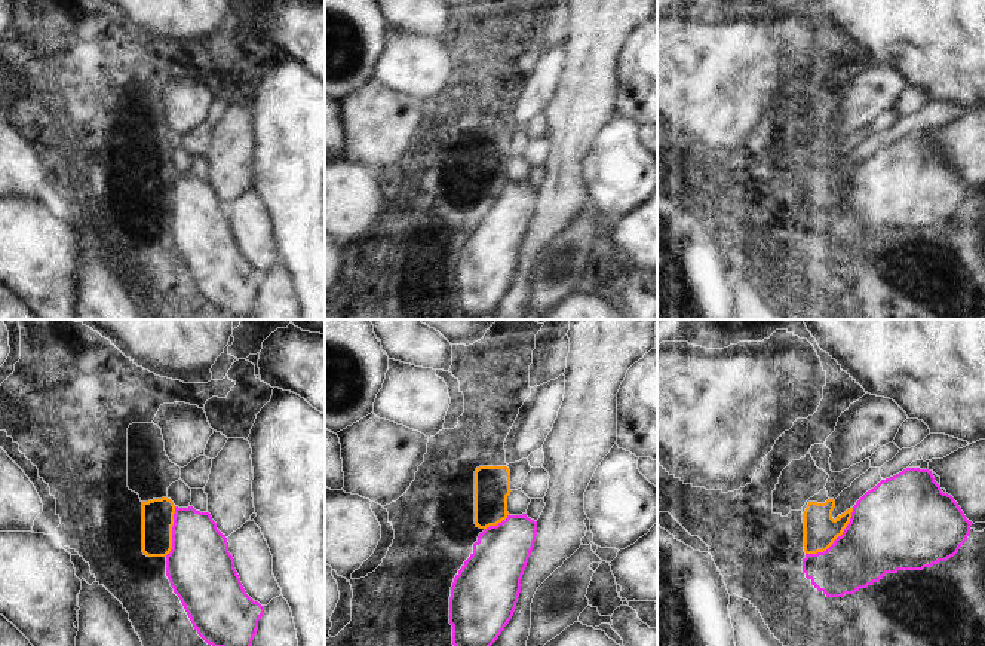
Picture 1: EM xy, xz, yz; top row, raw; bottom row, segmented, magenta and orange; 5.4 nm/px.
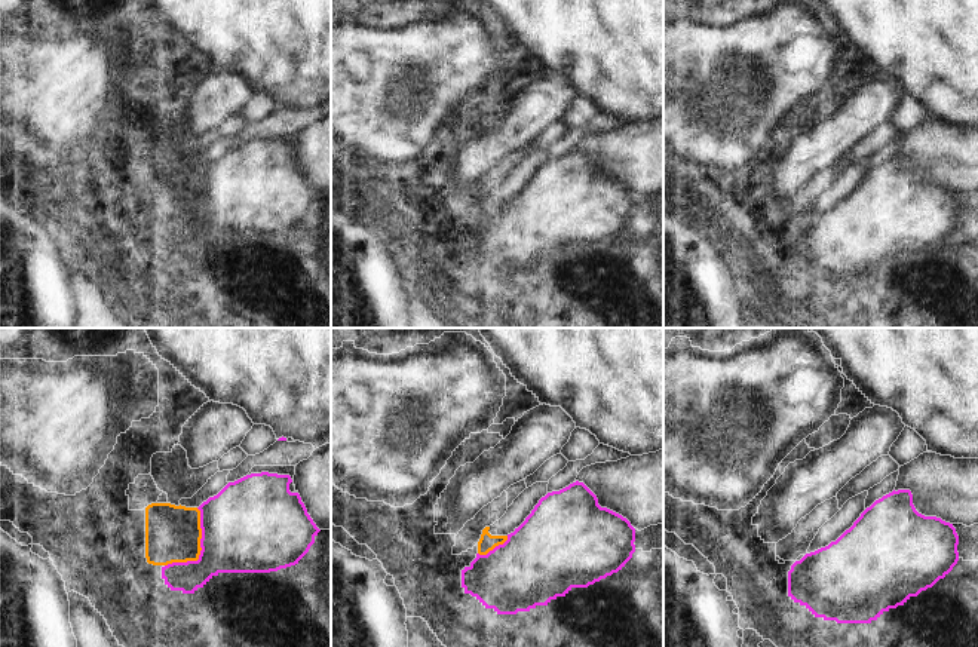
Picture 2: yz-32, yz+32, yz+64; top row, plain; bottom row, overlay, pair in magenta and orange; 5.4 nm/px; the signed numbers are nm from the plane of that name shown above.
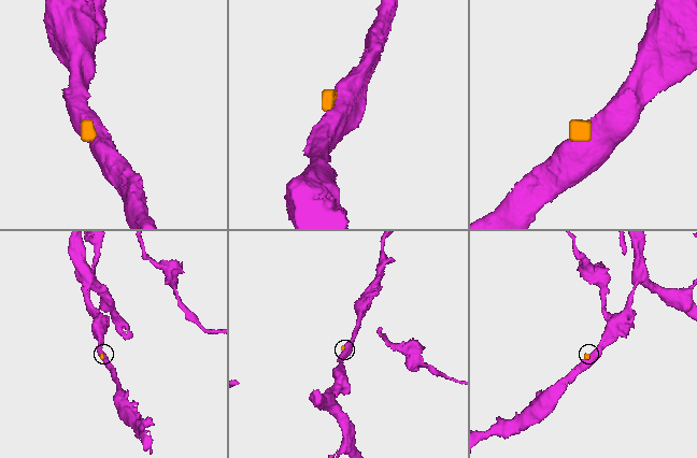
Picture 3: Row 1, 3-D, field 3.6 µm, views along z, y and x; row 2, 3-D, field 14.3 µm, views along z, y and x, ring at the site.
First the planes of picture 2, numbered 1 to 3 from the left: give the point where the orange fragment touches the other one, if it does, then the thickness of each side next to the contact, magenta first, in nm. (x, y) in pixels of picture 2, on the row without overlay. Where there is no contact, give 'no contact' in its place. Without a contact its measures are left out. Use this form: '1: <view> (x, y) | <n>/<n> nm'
1: yz-32 (202, 217) | 460/300 nm
2: yz+32 (494, 215) | 420/90 nm
3: no contact

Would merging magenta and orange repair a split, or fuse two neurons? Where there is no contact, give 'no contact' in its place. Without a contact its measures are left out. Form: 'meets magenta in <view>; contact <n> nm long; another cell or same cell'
meets magenta in yz; contact 360 nm long; same cell

